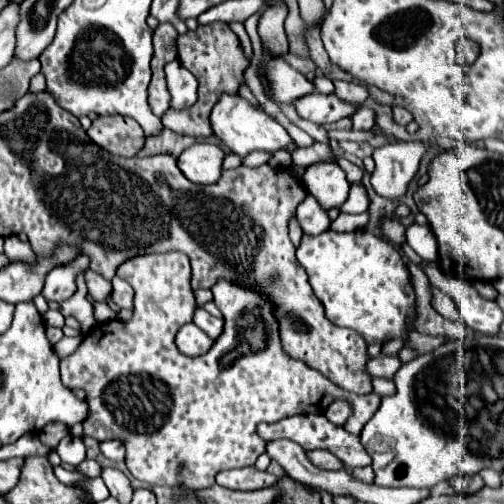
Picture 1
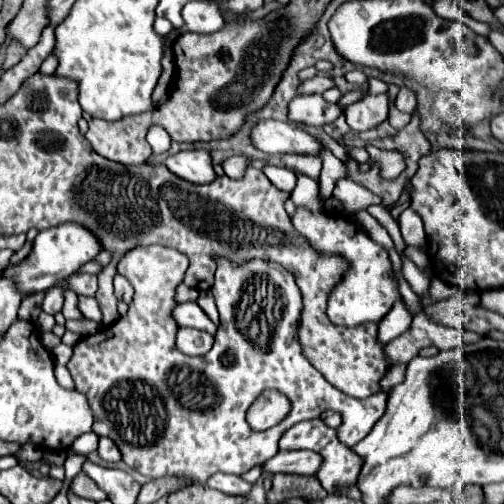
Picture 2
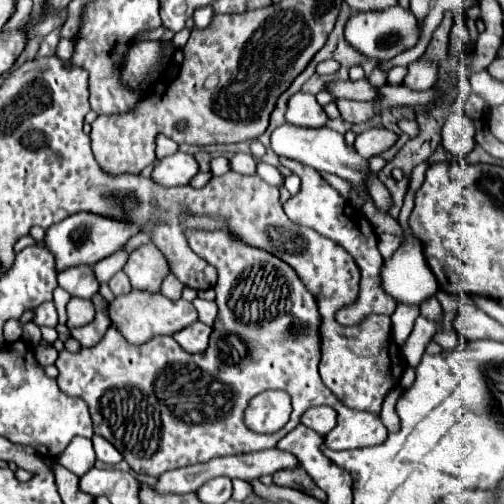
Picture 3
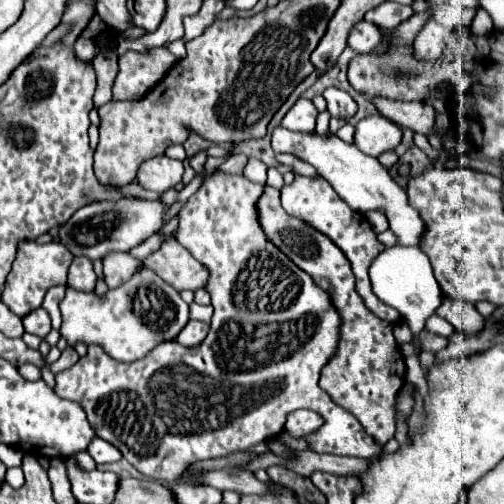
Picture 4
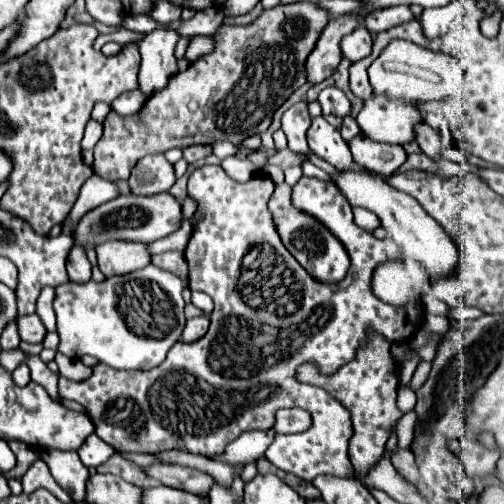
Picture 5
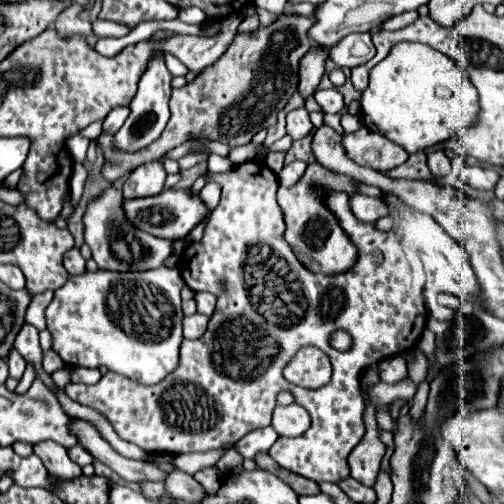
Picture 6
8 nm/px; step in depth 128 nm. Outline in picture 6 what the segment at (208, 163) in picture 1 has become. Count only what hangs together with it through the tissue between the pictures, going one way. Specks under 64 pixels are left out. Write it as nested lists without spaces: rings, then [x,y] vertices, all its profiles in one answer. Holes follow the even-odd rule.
[[[162,162],[142,164],[124,182],[124,186],[122,186],[124,198],[130,200],[130,198],[156,196],[158,192],[162,192],[164,180],[166,180],[166,170],[164,170]]]

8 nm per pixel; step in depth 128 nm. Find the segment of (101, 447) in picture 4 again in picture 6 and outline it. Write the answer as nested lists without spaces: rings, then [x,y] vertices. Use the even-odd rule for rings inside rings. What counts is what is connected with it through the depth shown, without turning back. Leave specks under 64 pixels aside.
[[[72,446],[70,450],[68,450],[68,456],[70,456],[70,460],[72,462],[76,462],[78,466],[86,466],[86,464],[92,464],[92,456],[82,448],[82,446]]]

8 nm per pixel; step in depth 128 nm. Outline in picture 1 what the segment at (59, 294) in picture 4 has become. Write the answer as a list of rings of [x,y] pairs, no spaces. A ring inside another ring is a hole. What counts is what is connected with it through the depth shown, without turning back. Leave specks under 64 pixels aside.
[[[80,273],[76,278],[77,291],[72,298],[64,300],[60,304],[60,312],[62,316],[76,318],[80,324],[83,324],[84,335],[88,334],[96,320],[94,320],[94,309],[92,302],[88,302],[87,299],[87,286],[84,280],[84,273]]]

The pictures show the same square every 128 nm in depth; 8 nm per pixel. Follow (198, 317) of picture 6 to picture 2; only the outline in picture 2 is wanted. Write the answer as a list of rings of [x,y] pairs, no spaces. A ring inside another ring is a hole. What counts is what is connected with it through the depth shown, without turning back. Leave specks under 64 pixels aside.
[[[180,328],[176,346],[180,352],[188,356],[204,356],[214,344],[214,338],[208,332],[194,330],[194,328]]]

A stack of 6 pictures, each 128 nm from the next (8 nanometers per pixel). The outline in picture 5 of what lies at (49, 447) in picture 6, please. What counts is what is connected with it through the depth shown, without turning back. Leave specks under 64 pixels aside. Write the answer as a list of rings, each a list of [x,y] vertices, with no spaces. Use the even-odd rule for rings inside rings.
[[[44,448],[38,452],[40,458],[50,468],[54,480],[72,496],[74,502],[84,502],[88,468],[80,462],[76,452],[58,452],[54,448]]]

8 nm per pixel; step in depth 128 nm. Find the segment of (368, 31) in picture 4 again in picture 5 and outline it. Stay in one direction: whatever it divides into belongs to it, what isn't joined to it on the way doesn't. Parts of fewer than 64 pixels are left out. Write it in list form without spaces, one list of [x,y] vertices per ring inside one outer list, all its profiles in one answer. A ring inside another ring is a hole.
[[[364,26],[356,28],[354,32],[350,32],[348,36],[342,38],[340,50],[342,50],[342,56],[348,58],[350,62],[358,62],[358,60],[366,58],[372,52],[372,48],[370,48],[370,32]]]

